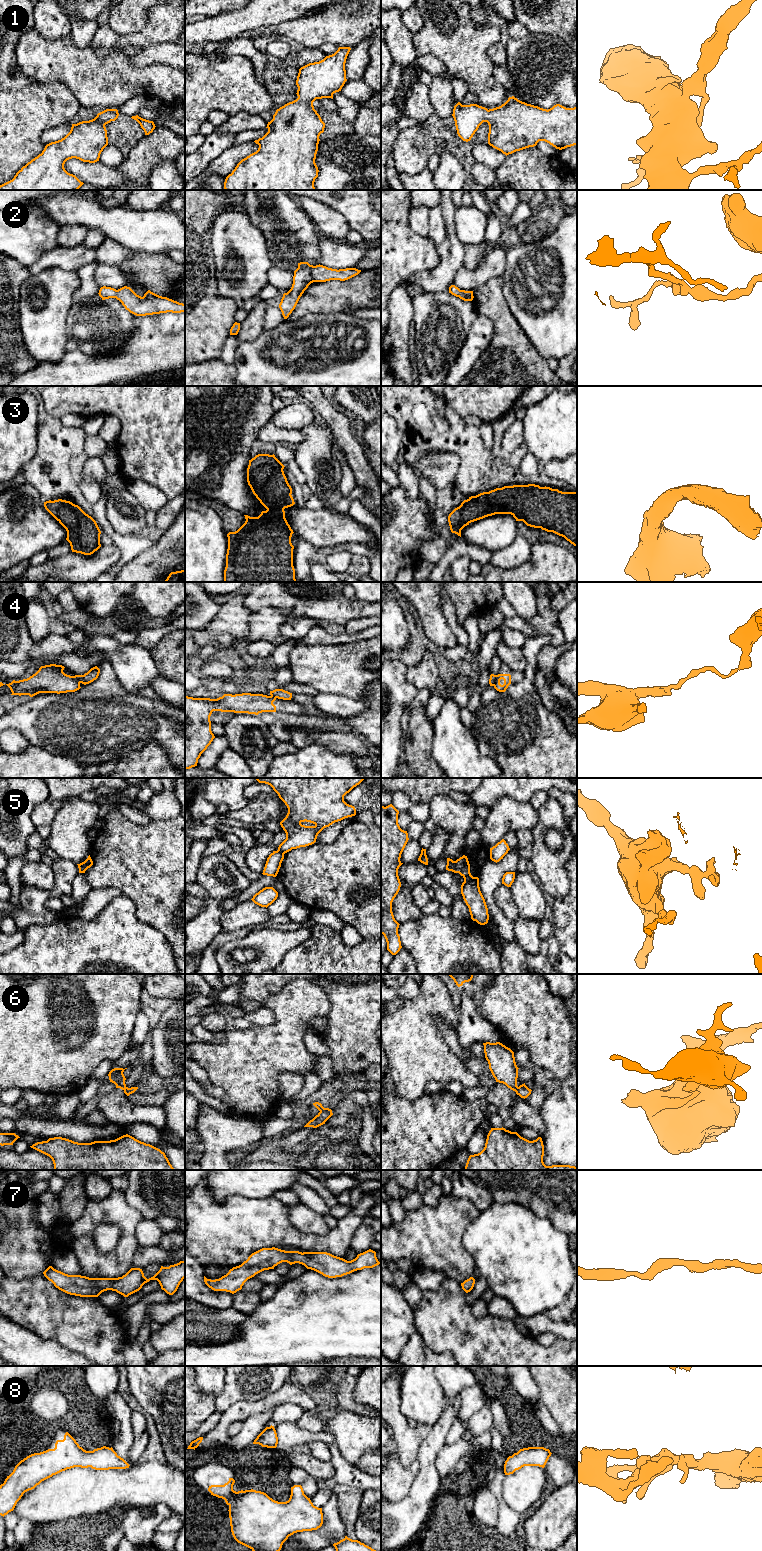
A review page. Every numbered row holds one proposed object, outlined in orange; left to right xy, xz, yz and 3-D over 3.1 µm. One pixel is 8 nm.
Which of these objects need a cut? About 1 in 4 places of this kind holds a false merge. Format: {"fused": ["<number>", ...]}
{"fused": ["2", "4", "5", "6"]}

